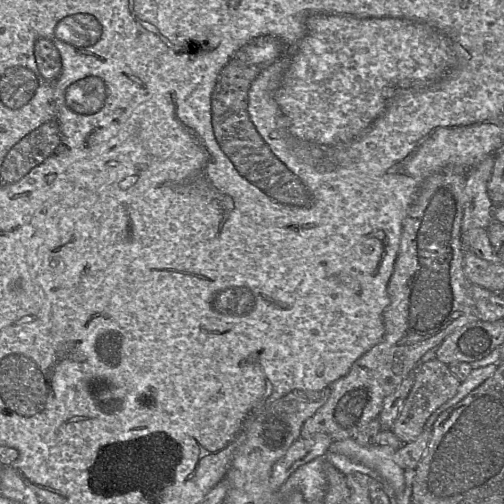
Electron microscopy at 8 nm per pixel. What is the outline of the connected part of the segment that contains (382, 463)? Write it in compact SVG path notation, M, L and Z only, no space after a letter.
M355 438L332 441L329 452L342 454L375 470L394 490L395 498L405 488L405 470L396 461L397 450L390 446L361 445Z

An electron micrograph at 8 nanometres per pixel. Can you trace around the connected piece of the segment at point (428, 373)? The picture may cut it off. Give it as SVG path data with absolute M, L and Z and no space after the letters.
M431 359L417 365L413 386L391 431L403 444L414 441L425 429L426 421L432 413L456 395L460 384L459 380L451 373L449 366L438 359Z

